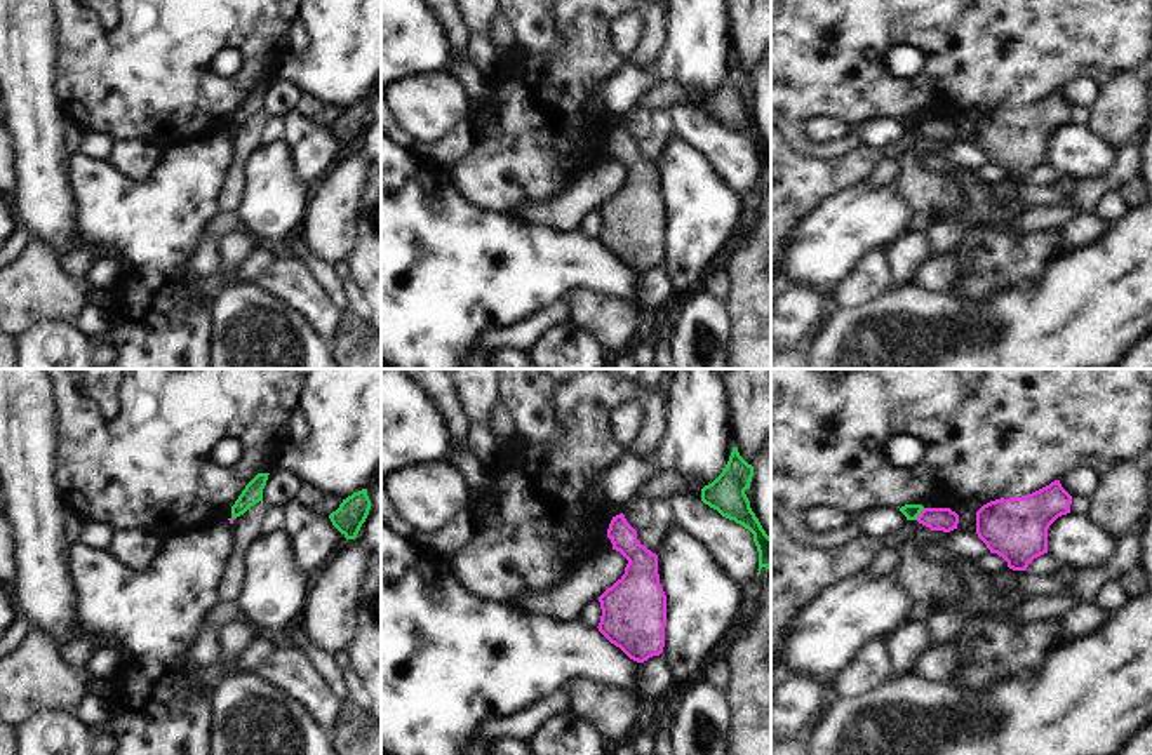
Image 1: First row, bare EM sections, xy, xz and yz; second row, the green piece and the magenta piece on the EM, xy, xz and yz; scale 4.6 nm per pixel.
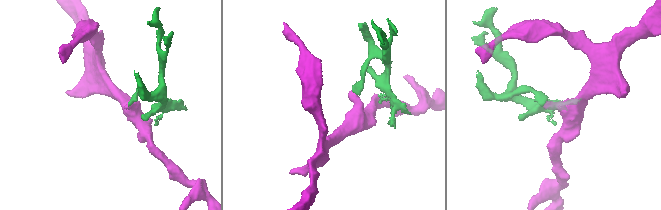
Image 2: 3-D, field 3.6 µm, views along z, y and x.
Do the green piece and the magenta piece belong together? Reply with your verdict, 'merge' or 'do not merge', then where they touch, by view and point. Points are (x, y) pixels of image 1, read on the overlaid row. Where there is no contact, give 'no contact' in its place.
merge; meets green in yz at (919, 514)

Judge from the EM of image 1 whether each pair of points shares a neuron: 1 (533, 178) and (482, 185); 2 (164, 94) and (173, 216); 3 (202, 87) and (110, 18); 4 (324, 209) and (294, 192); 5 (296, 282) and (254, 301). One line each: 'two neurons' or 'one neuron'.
1: one neuron
2: two neurons
3: one neuron
4: two neurons
5: two neurons

